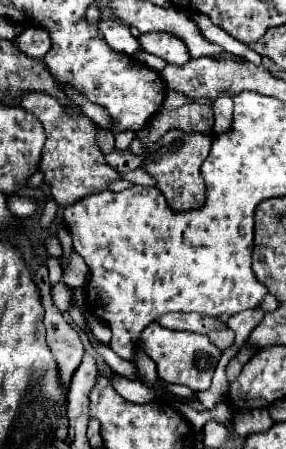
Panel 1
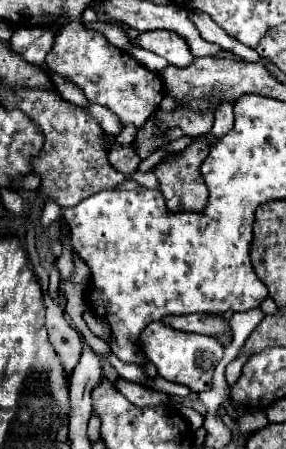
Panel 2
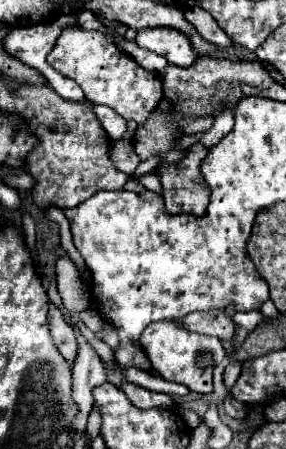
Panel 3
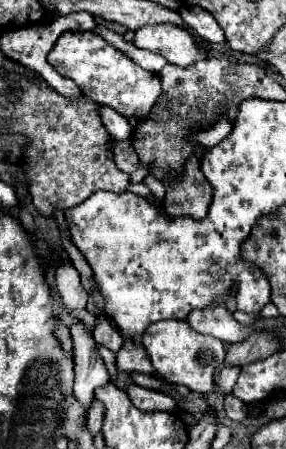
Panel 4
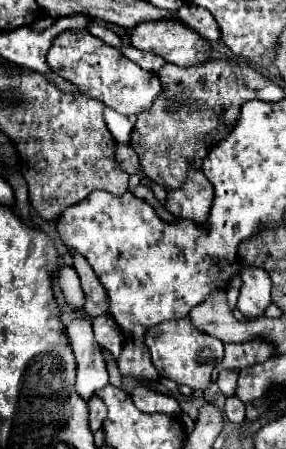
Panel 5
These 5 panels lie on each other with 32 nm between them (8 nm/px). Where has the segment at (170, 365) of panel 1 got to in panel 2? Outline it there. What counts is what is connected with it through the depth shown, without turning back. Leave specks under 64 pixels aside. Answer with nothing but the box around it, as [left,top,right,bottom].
[140,322,224,392]

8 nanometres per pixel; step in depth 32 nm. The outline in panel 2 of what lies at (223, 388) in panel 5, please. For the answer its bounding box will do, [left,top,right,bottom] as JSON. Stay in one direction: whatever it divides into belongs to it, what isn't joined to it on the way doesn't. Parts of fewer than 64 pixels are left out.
[226,356,248,386]

